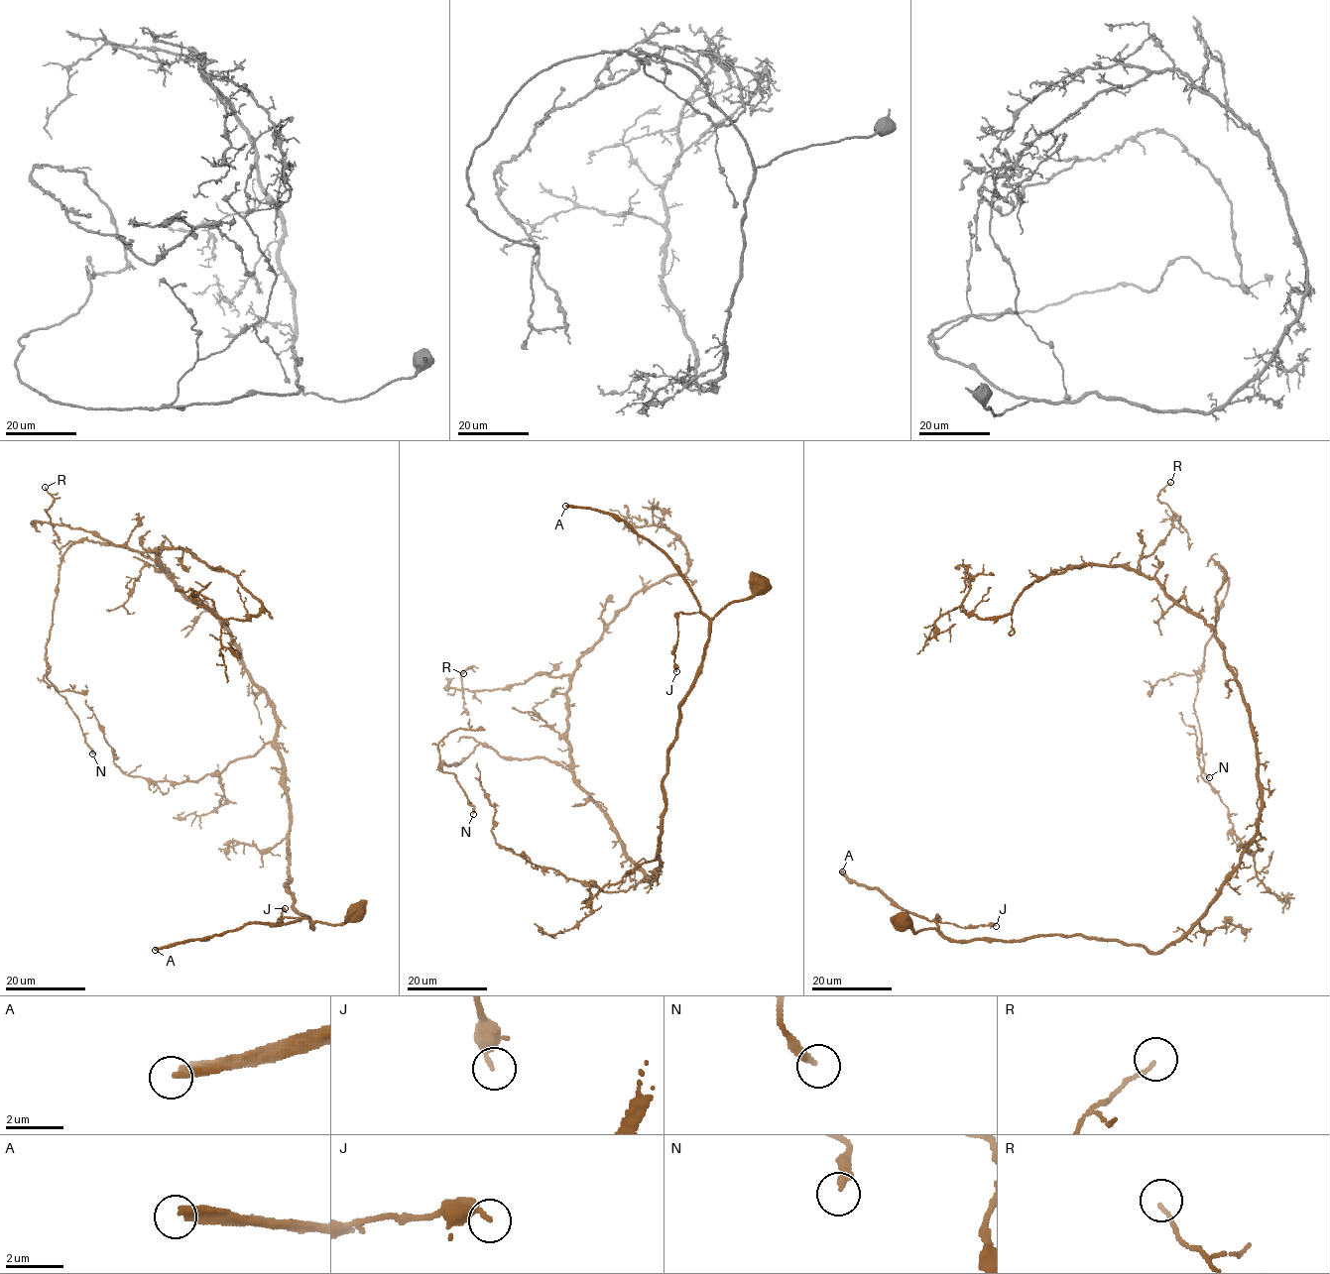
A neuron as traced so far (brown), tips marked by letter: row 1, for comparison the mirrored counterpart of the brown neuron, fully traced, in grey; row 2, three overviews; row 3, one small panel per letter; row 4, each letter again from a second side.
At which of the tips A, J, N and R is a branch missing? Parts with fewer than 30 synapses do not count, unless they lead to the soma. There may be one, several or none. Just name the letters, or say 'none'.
A

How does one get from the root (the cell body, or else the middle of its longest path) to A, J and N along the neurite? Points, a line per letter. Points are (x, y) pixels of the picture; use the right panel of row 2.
A: (900, 924), (916, 933), (937, 928), (842, 871)
J: (900, 924), (900, 928), (908, 927), (916, 933), (936, 929), (937, 914), (942, 923), (963, 928), (996, 926)
N: (900, 924), (1159, 953), (1197, 921), (1262, 785), (1217, 562), (1194, 707), (1209, 777)

